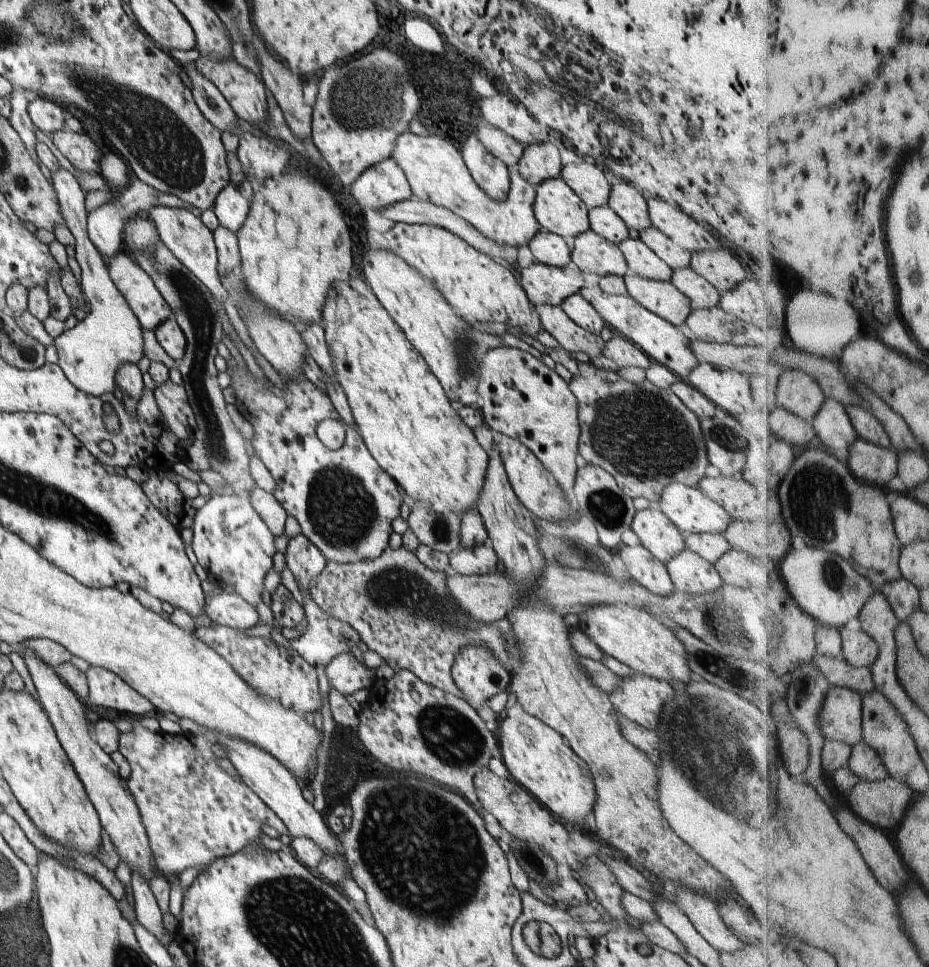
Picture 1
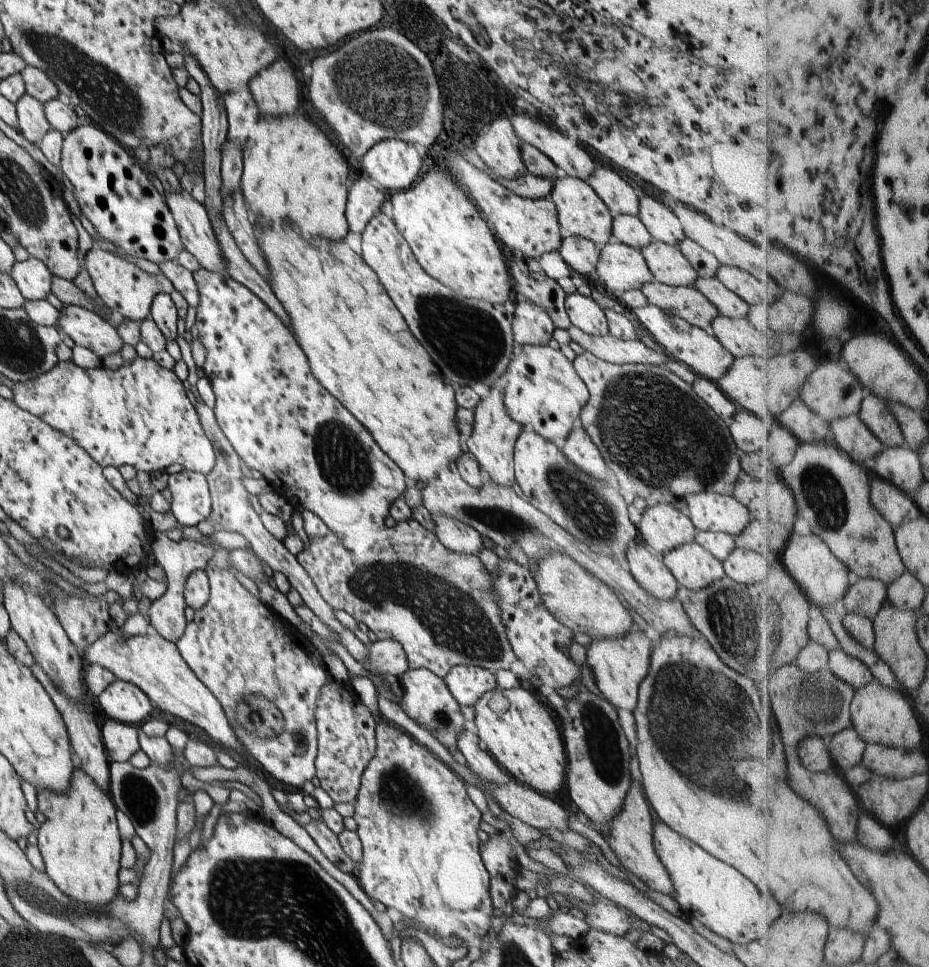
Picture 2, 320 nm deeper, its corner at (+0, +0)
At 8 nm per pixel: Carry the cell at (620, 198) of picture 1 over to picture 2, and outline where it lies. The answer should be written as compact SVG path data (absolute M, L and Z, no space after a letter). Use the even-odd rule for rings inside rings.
M643 195L639 200L637 217L653 236L654 241L678 246L686 237L683 224L676 213L658 199Z

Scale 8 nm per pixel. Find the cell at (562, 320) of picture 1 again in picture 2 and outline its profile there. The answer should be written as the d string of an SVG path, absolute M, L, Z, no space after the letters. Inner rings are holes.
M571 324L567 329L572 340L578 342L584 350L591 352L600 360L623 365L626 363L639 365L664 366L670 356L660 346L649 347L638 337L631 341L616 338L614 335L592 335L582 332Z

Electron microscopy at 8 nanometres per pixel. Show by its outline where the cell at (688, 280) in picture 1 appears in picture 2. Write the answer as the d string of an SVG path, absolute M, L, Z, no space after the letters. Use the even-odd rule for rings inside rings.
M698 277L694 288L698 289L716 306L720 315L733 319L746 319L746 314L749 313L749 304L728 290L716 277L709 279Z

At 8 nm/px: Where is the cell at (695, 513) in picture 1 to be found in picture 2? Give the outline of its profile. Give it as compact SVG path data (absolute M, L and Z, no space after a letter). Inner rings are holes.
M704 491L684 498L688 516L698 531L720 531L735 537L752 521L749 510L732 492L723 495Z

